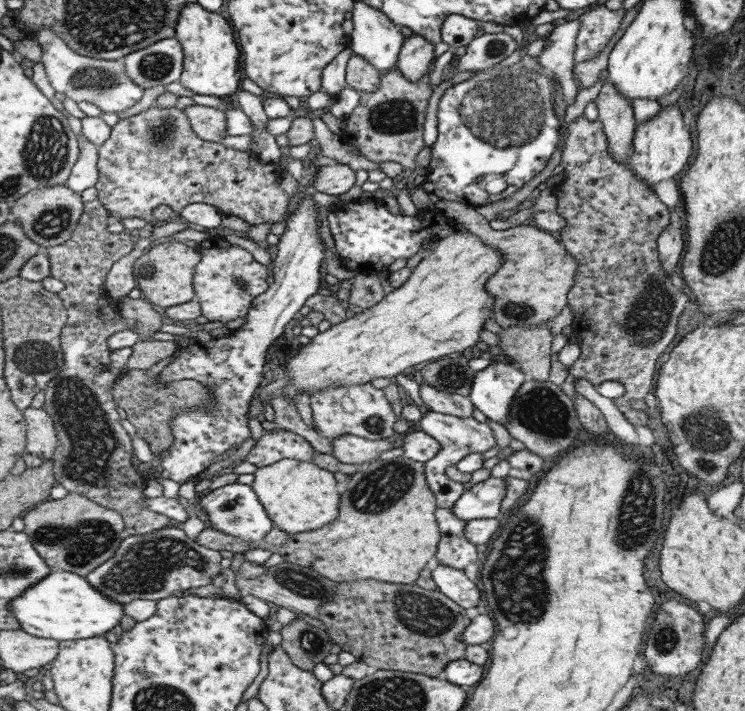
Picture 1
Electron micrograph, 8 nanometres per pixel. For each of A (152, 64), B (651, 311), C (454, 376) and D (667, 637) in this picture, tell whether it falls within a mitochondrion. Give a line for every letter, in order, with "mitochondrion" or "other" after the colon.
A: mitochondrion
B: mitochondrion
C: mitochondrion
D: mitochondrion

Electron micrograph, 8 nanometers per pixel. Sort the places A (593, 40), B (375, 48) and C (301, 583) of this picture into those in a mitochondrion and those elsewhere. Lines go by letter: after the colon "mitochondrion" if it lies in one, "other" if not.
A: other
B: other
C: mitochondrion

